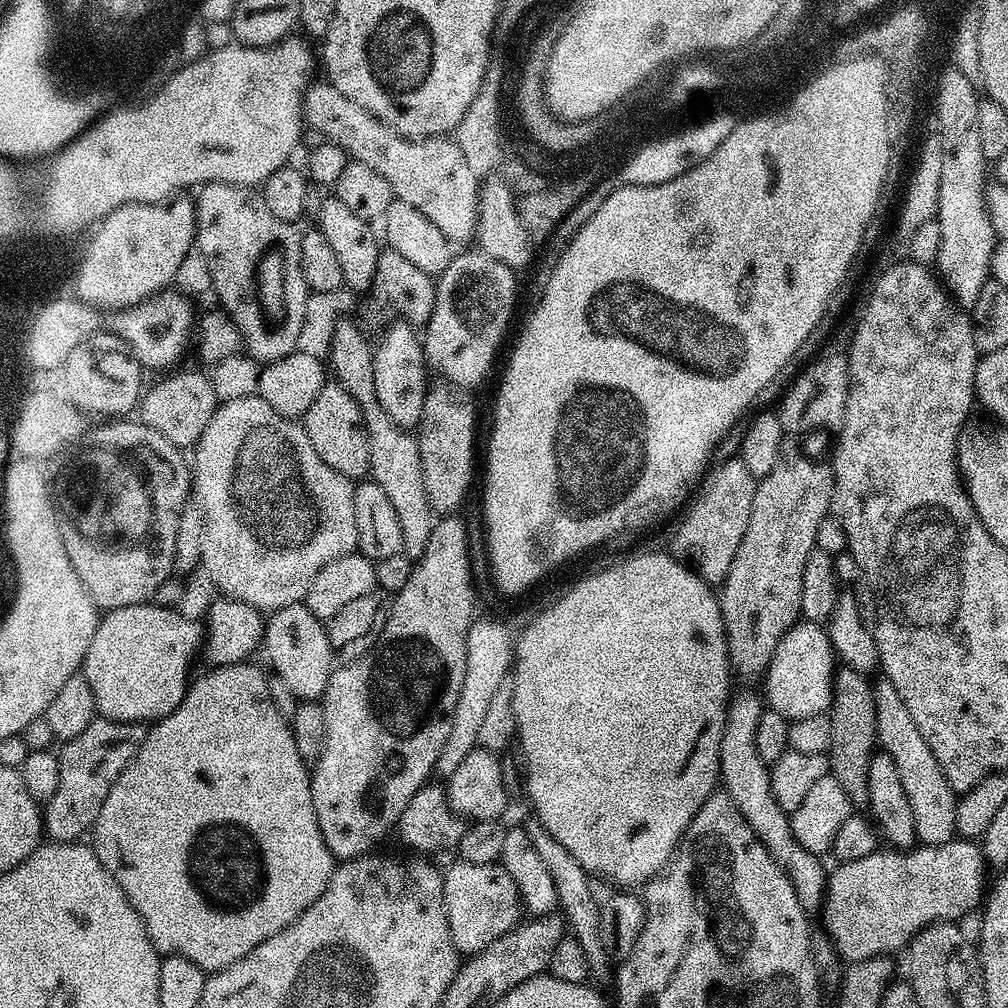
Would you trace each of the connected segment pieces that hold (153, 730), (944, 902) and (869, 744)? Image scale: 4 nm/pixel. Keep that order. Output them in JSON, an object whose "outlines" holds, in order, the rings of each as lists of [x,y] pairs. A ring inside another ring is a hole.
{"outlines":[[[[252,662],[222,664],[208,671],[212,672],[198,677],[196,681],[193,679],[187,685],[182,702],[175,710],[145,731],[142,746],[122,774],[118,774],[114,786],[110,786],[110,794],[106,794],[106,802],[102,802],[102,810],[90,829],[90,846],[96,851],[98,862],[102,862],[118,886],[122,886],[126,898],[142,918],[156,951],[186,956],[205,973],[211,974],[238,962],[250,954],[254,946],[266,942],[266,938],[278,934],[278,930],[297,920],[320,897],[322,890],[326,890],[332,876],[334,857],[318,830],[309,765],[298,754],[289,721],[280,716],[274,706],[272,692],[268,689],[269,677],[264,676],[263,670],[255,668]]],[[[954,838],[945,844],[925,844],[923,846],[913,847],[911,850],[888,850],[892,852],[884,852],[878,850],[874,854],[870,854],[866,858],[858,858],[857,860],[845,860],[837,863],[837,868],[831,869],[830,875],[826,880],[826,887],[823,892],[822,909],[824,908],[824,928],[828,931],[828,936],[832,939],[832,944],[836,947],[836,952],[842,959],[847,962],[861,962],[863,960],[875,960],[877,958],[887,957],[887,952],[896,952],[905,947],[908,941],[916,935],[925,925],[933,922],[956,922],[964,916],[980,898],[980,890],[984,886],[984,868],[986,869],[986,861],[982,855],[982,848],[979,843],[973,842],[968,838]]],[[[841,667],[833,677],[831,706],[827,712],[831,745],[826,753],[829,775],[841,783],[855,807],[868,802],[869,758],[876,748],[876,707],[868,678],[852,668]]]]}

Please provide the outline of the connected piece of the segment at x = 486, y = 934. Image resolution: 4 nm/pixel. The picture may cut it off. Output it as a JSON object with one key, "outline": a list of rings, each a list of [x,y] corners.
{"outline":[[[460,860],[443,873],[444,909],[457,953],[475,954],[502,938],[521,923],[520,891],[510,874],[499,863],[475,864]]]}

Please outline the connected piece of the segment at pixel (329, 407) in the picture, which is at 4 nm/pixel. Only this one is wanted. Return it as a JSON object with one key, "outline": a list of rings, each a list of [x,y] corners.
{"outline":[[[328,382],[322,390],[318,390],[318,398],[310,402],[310,410],[302,417],[302,427],[304,433],[310,438],[310,446],[338,474],[348,477],[349,480],[356,482],[361,478],[367,477],[370,472],[370,446],[368,445],[368,431],[364,428],[364,415],[358,406],[358,402],[349,392],[338,382]]]}

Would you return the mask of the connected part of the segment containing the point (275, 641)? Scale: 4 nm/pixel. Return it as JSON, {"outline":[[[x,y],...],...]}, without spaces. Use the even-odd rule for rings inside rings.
{"outline":[[[304,603],[279,608],[267,617],[262,652],[276,667],[275,679],[281,680],[300,702],[316,702],[324,695],[324,686],[332,677],[334,649],[326,635],[325,625],[310,614]]]}

